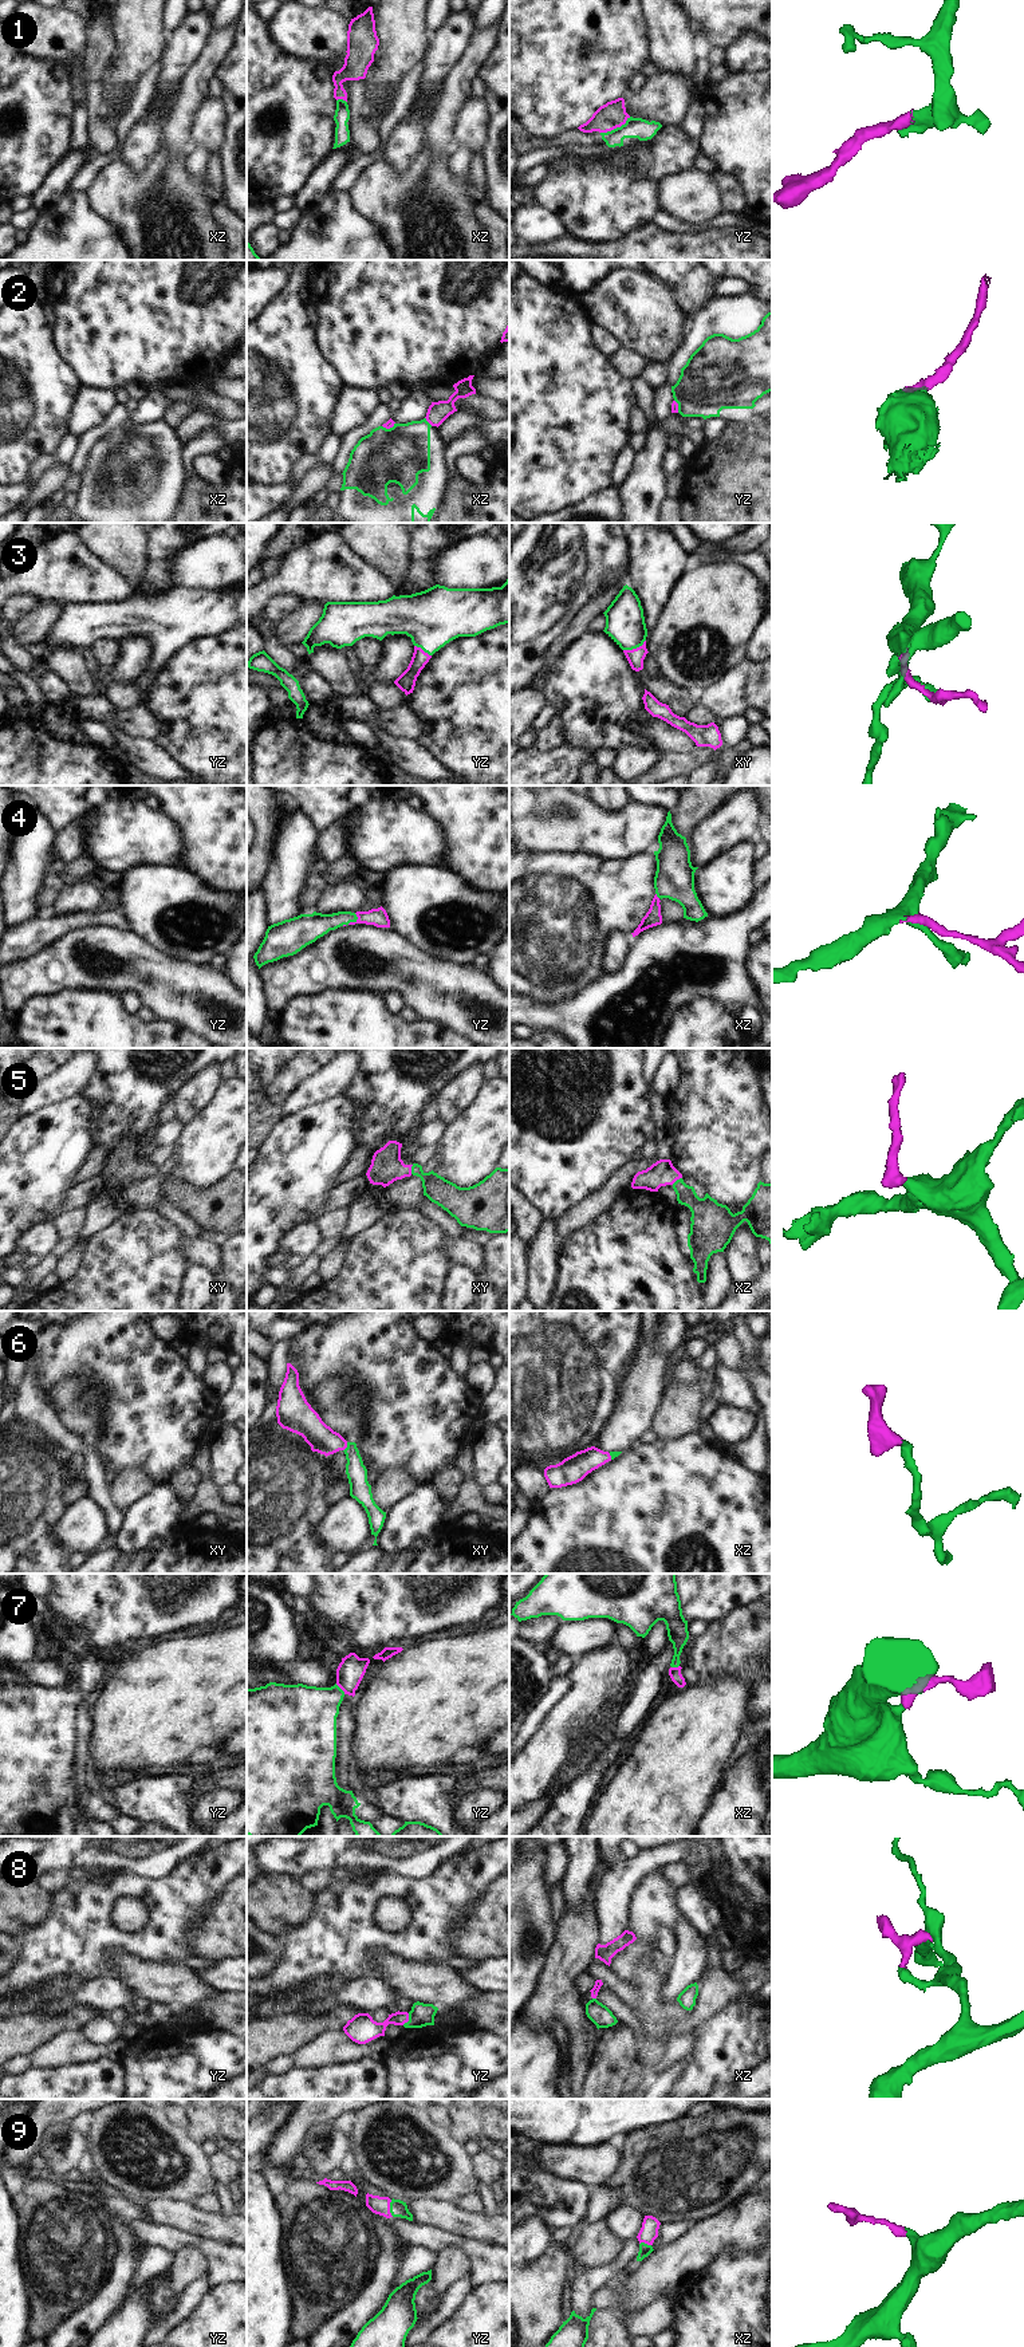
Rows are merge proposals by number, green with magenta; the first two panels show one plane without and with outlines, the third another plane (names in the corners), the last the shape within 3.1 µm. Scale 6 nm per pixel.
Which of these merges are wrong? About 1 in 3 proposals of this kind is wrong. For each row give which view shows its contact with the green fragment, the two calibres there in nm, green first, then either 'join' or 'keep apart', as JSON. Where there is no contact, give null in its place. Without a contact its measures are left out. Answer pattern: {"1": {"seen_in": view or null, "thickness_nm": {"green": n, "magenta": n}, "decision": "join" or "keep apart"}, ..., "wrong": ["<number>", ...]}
{"1": {"seen_in": "yz", "thickness_nm": {"green": 130, "magenta": 160}, "decision": "join"}, "2": {"seen_in": "xz", "thickness_nm": {"green": 320, "magenta": 120}, "decision": "keep apart"}, "3": {"seen_in": "xy", "thickness_nm": {"green": 240, "magenta": 100}, "decision": "join"}, "4": {"seen_in": "yz", "thickness_nm": {"green": 150, "magenta": 110}, "decision": "join"}, "5": {"seen_in": "xz", "thickness_nm": {"green": 160, "magenta": 150}, "decision": "join"}, "6": {"seen_in": "xy", "thickness_nm": {"green": 130, "magenta": 170}, "decision": "join"}, "7": {"seen_in": "yz", "thickness_nm": {"green": 340, "magenta": 160}, "decision": "join"}, "8": {"seen_in": "yz", "thickness_nm": {"green": 140, "magenta": 130}, "decision": "join"}, "9": {"seen_in": "yz", "thickness_nm": {"green": 100, "magenta": 110}, "decision": "join"}, "wrong": ["2"]}

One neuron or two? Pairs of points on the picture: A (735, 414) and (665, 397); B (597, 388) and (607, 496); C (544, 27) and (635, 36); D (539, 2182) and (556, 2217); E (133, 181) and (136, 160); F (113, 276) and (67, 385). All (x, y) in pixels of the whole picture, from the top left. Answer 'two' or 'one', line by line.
A: two
B: two
C: one
D: one
E: two
F: two

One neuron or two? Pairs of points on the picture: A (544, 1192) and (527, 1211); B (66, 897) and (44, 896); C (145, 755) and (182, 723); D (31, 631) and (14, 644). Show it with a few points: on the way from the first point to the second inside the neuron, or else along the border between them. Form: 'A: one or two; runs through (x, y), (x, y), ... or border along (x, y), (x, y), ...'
A: two; border along (523, 1192), (546, 1216)
B: two; border along (62, 883), (50, 905)
C: two; border along (152, 739), (180, 766)
D: two; border along (15, 622), (15, 637), (23, 646)

